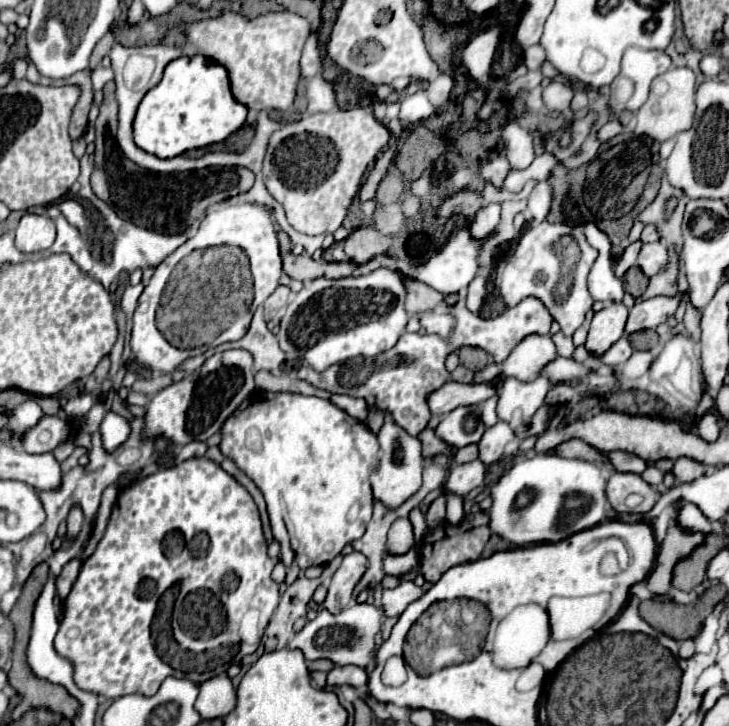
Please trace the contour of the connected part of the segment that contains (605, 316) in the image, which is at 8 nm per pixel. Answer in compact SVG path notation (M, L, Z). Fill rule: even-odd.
M607 303L599 313L595 313L585 343L585 349L591 357L603 357L609 351L609 347L625 335L627 317L629 311L623 303Z

